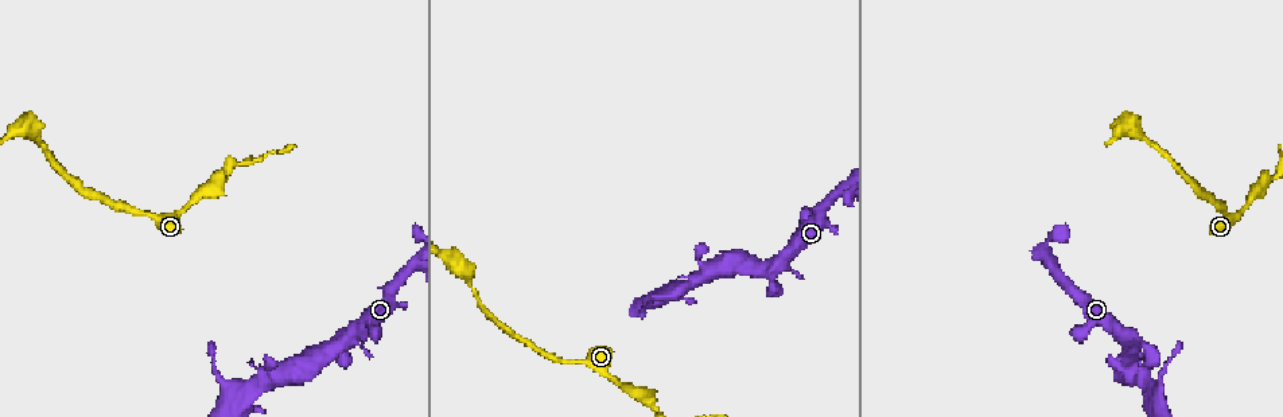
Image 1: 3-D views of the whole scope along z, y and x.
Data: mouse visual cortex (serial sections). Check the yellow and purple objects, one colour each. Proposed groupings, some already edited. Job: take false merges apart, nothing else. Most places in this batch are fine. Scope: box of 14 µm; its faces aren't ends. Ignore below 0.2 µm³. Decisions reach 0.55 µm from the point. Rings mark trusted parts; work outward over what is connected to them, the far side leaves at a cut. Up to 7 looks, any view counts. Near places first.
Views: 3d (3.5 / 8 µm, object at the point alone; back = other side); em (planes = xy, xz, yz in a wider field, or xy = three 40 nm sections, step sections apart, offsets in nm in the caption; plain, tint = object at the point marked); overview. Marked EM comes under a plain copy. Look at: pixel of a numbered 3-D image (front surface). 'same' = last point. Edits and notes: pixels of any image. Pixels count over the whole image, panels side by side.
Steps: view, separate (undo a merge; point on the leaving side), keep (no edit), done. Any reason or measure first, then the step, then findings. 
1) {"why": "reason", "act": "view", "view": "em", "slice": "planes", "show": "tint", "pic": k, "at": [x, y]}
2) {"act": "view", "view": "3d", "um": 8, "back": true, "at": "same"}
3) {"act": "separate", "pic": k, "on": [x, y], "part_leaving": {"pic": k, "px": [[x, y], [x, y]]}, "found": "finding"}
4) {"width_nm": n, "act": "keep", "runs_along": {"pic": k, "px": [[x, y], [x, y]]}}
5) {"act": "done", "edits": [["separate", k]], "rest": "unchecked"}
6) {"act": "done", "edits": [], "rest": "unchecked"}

{"why": "sudden change in width", "act": "view", "view": "3d", "um": 3.5, "pic": 1, "at": [1266, 183]}

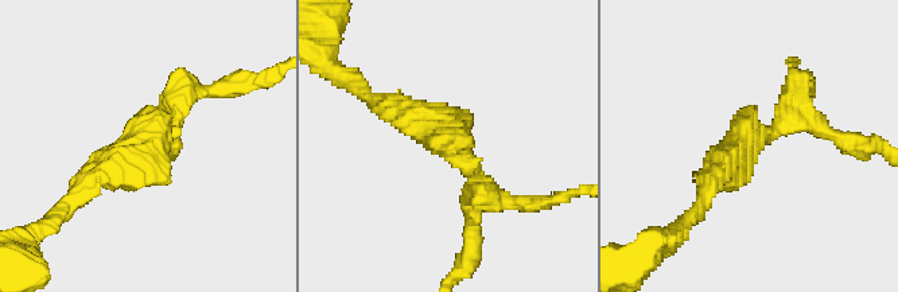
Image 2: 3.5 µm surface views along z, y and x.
{"act": "keep", "runs_along": {"pic": 2, "px": [[89, 180], [168, 135], [193, 89]]}, "found": "all the same cell"}

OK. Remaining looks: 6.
{"why": "side arm on a straight run", "act": "view", "view": "3d", "um": 8, "pic": 1, "at": [672, 289]}

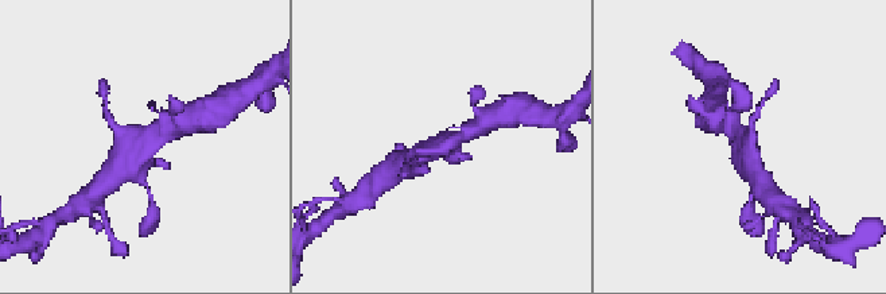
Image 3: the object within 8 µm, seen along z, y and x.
{"why": "now the EM", "act": "view", "view": "em", "slice": "xy", "step": 3, "show": "tint", "pic": 3, "at": [436, 141]}

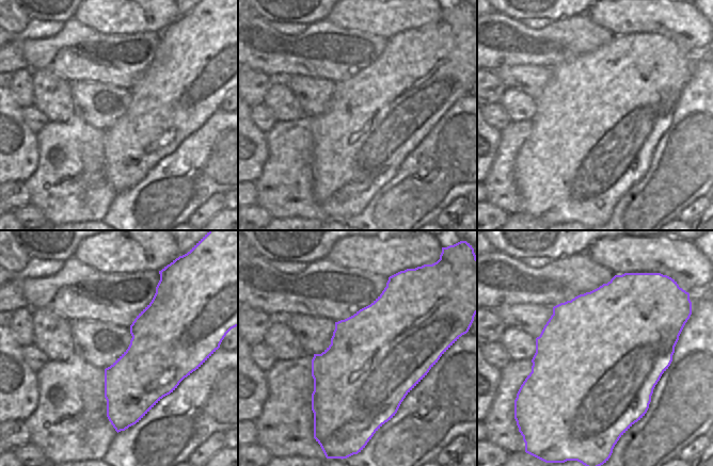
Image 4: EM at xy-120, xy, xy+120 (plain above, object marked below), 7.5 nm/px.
{"act": "keep", "found": "all the same cell"}

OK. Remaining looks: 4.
{"why": "thick turns thin", "act": "view", "view": "3d", "um": 8, "pic": 1, "at": [466, 278]}

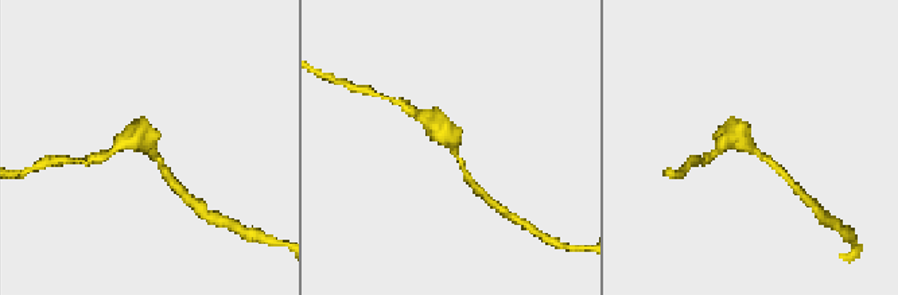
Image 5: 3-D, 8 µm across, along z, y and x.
{"act": "view", "view": "3d", "um": 3.5, "pic": 5, "at": [148, 149]}

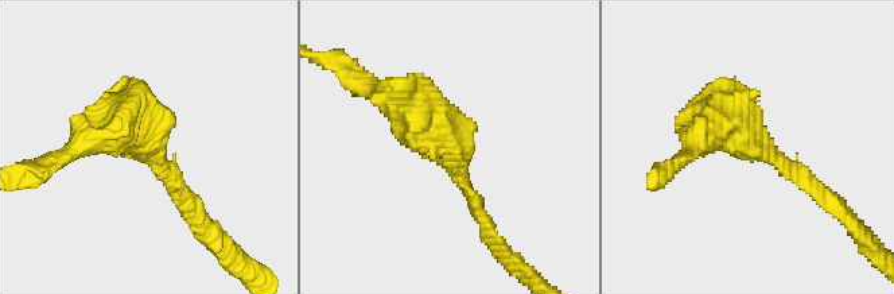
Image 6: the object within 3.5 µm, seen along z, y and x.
{"arm_widths_nm": [200, 600], "why": "shape alone is not enough", "act": "view", "view": "em", "slice": "xy", "step": 5, "show": "tint", "pic": 6, "at": [454, 164]}

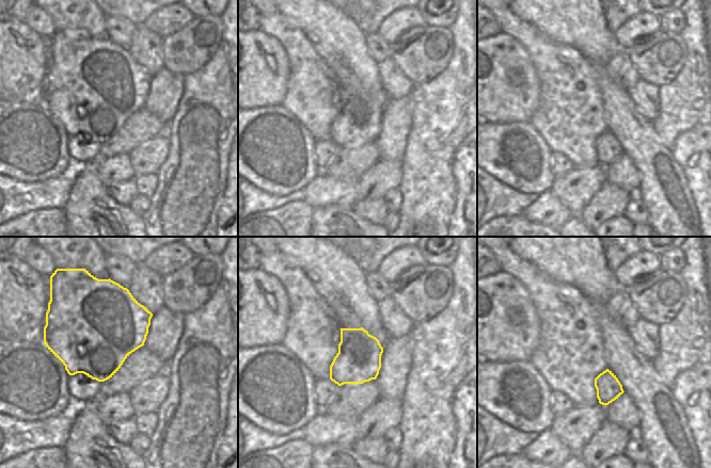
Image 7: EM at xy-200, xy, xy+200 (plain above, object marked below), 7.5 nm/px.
{"width_nm": 340, "act": "keep", "runs_along": {"pic": 6, "px": [[486, 227], [440, 134], [407, 105]]}, "found": "one cell here"}

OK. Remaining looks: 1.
{"act": "done", "edits": [], "rest": "unchecked"}

